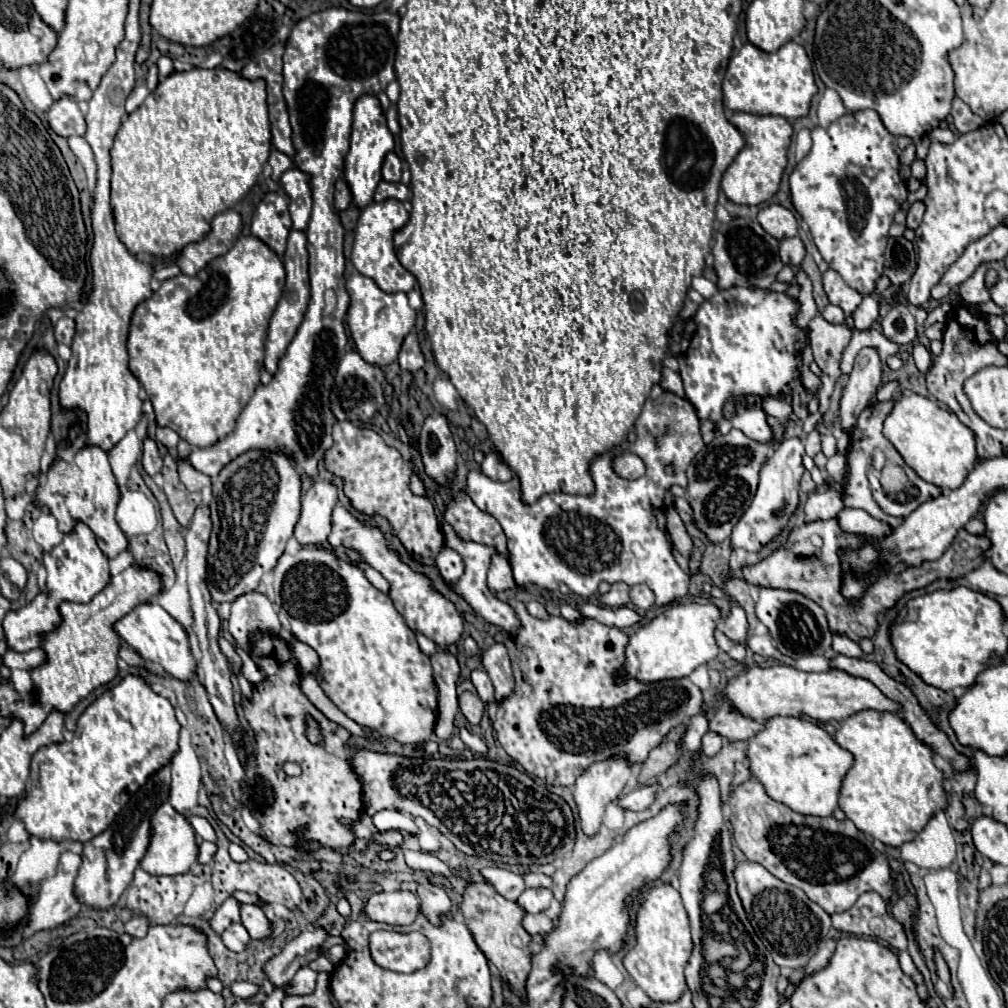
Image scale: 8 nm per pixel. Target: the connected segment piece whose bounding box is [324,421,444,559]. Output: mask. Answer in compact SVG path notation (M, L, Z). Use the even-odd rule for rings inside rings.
M350 421L336 423L332 437L334 445L326 451L324 463L328 471L344 479L344 493L350 497L352 505L368 515L384 515L408 551L424 559L436 557L444 543L440 523L436 521L432 503L426 497L414 495L410 491L408 483L412 469L404 465L398 449L388 447L376 431L354 427Z

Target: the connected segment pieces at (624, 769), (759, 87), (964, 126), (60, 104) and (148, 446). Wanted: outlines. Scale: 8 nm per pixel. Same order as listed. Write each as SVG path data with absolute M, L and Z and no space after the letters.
M618 755L614 759L606 759L602 763L594 763L586 769L586 773L582 777L576 779L576 785L574 785L574 801L576 801L576 807L578 807L578 817L580 817L580 829L584 831L584 835L588 837L594 837L602 825L602 815L604 815L604 809L608 803L616 801L624 789L624 785L628 783L632 775L632 767L628 765L626 757Z
M746 43L732 55L724 81L724 105L732 111L744 111L754 115L780 115L786 119L808 115L810 101L816 95L816 83L812 63L800 43L786 43L774 53L766 53L752 43Z
M954 97L952 101L952 117L954 117L954 127L960 131L960 133L970 133L978 127L982 127L984 119L978 117L976 113L970 111L970 107L966 103L962 103L962 99Z
M62 97L52 103L52 107L46 111L48 123L54 133L62 137L70 135L84 135L86 133L86 121L76 101L70 97Z
M144 439L144 455L142 455L142 467L144 471L154 477L156 473L160 473L162 469L162 457L158 453L158 447L156 447L156 441L154 439Z

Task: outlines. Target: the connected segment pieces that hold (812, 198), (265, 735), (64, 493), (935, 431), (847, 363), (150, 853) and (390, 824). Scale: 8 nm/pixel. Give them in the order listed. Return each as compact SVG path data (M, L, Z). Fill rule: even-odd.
M858 111L858 115L854 113L846 113L842 115L842 119L834 121L830 127L814 127L812 129L812 149L810 153L796 165L794 173L790 175L790 191L792 191L792 203L796 207L796 211L802 215L802 219L808 223L810 227L810 233L814 237L814 243L820 251L820 255L826 259L826 263L830 265L830 269L834 269L846 283L850 283L850 287L854 287L858 293L862 295L870 295L874 293L876 289L876 281L880 279L882 275L882 267L884 267L884 249L886 249L886 241L888 241L888 229L892 225L892 219L894 219L894 213L902 207L902 203L906 201L906 195L908 195L908 189L906 189L906 183L900 179L898 175L898 169L900 169L900 149L896 145L896 137L890 135L890 131L886 131L884 123L878 119L878 113L876 111Z
M258 633L252 641L252 653L250 655L256 661L256 665L266 671L268 679L254 685L252 699L244 697L246 719L248 719L250 727L254 729L258 743L252 749L252 755L244 757L246 759L246 779L244 779L240 801L246 803L252 809L252 813L262 823L262 829L272 833L272 837L268 837L268 841L274 843L274 845L292 847L296 841L298 843L320 841L324 847L346 849L348 845L354 843L354 833L348 829L348 825L360 817L360 809L364 807L362 805L362 785L358 783L356 775L352 773L352 765L350 765L350 759L348 759L352 755L352 747L348 745L350 733L344 727L326 719L308 701L308 697L302 695L298 661L296 661L294 653L290 651L290 647L282 639L278 639L274 635L268 635L268 633ZM308 713L320 725L320 731L322 731L322 737L324 737L322 745L314 745L306 737L306 715ZM286 761L298 763L302 767L302 775L288 777L282 769L282 765Z
M92 445L82 447L72 463L64 463L58 457L54 457L46 485L40 487L34 495L36 505L50 507L52 515L58 519L58 527L62 533L70 533L78 521L86 523L96 535L98 547L110 559L114 559L118 553L128 549L128 539L124 531L118 527L114 517L118 501L120 501L120 489L112 475L108 455L100 447L92 447Z
M916 393L904 395L896 401L892 413L884 421L884 437L904 457L924 481L938 485L942 491L958 489L966 475L976 467L976 437L952 411L940 407L940 403L920 397Z
M866 329L866 331L854 331L854 337L850 341L850 345L846 347L844 355L842 355L842 373L850 373L852 365L854 365L854 357L858 355L858 351L862 347L874 347L880 355L880 359L884 361L888 355L896 355L898 353L898 345L890 343L880 331L876 329Z
M170 803L160 805L152 817L152 839L140 867L150 875L184 875L196 861L198 861L198 843L194 827L190 825L190 821L186 821L182 813L170 807Z
M382 810L377 812L372 819L374 825L379 831L399 829L407 831L412 837L418 835L418 827L407 814L392 810Z

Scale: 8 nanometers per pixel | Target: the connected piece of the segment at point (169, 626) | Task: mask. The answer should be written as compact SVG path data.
M144 603L134 607L130 613L126 613L114 629L124 639L126 645L136 649L144 659L158 663L168 675L172 675L178 681L192 681L196 677L196 659L188 645L188 633L184 627L158 603Z

